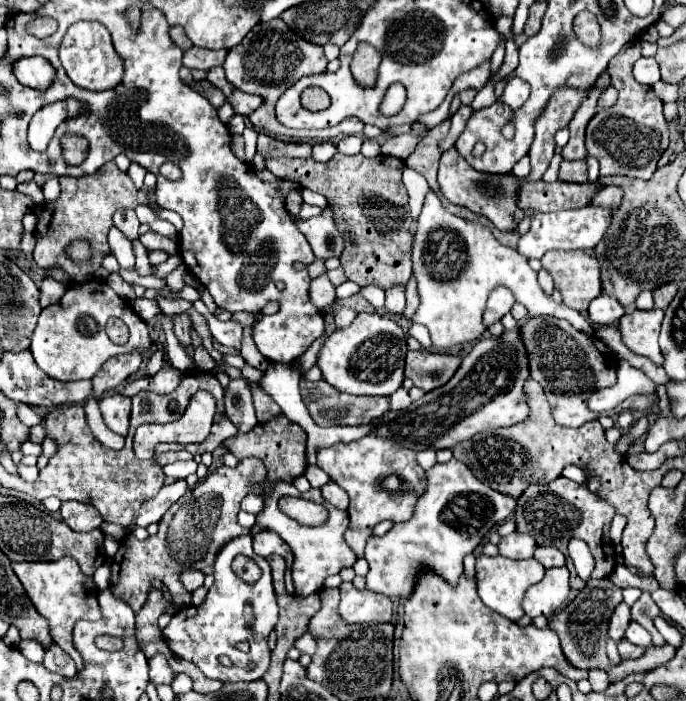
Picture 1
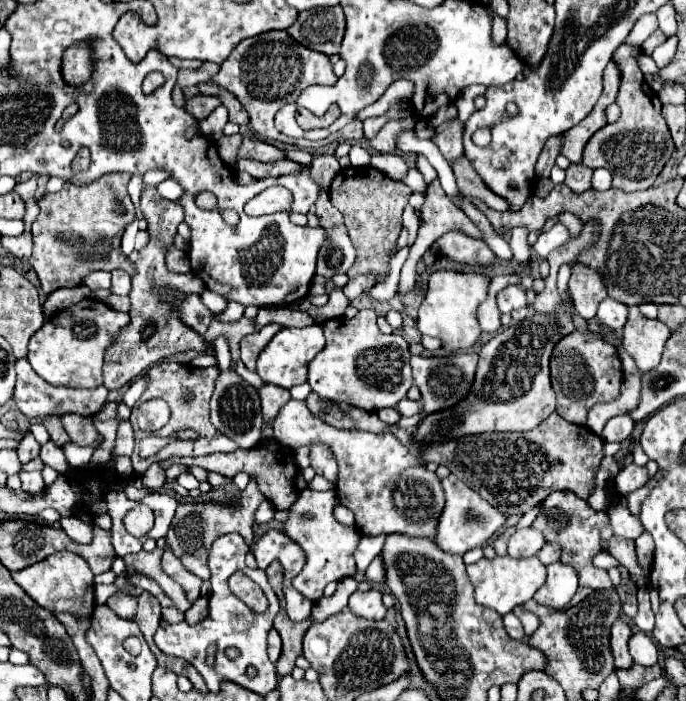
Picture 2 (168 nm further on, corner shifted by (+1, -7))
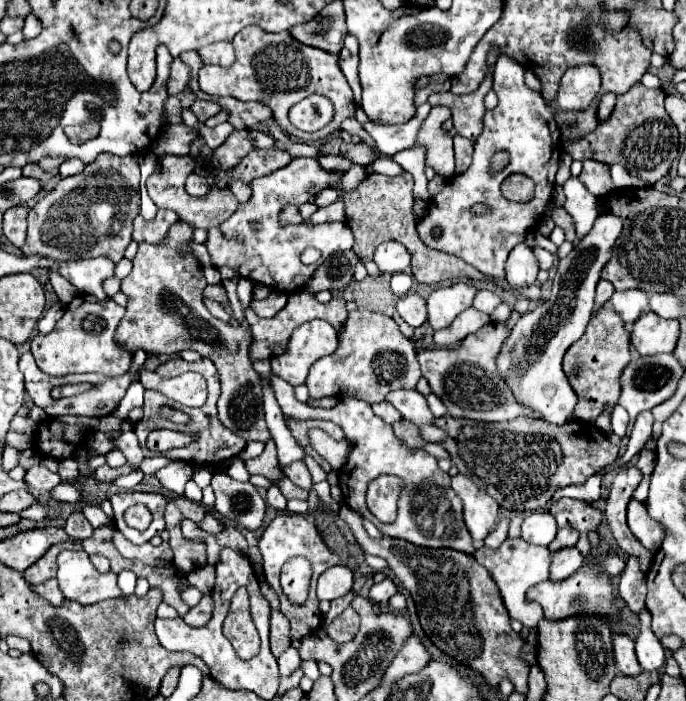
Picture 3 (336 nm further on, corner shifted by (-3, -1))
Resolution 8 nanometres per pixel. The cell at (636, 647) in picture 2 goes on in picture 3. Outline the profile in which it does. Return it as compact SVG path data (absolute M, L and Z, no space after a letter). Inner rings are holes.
M643 616L639 628L641 628L641 634L637 636L635 652L637 652L641 668L647 672L661 670L665 664L665 650L663 650L659 638L651 630L651 618Z

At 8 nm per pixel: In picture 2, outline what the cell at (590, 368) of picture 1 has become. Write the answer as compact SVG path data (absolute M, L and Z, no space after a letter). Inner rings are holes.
M571 332L561 338L551 354L551 388L557 396L557 412L571 424L583 426L587 412L597 402L611 402L619 398L623 368L617 350L597 334Z

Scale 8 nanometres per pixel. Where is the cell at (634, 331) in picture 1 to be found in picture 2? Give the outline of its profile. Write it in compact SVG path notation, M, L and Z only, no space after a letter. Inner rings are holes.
M637 306L629 308L629 318L623 328L623 348L641 372L649 372L661 362L663 342L669 332L661 320L647 320L639 314Z

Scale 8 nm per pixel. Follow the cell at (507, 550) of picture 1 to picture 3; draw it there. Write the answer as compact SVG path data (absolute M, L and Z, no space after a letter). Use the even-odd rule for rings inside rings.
M533 512L521 526L521 538L529 544L549 546L557 534L557 522L549 512Z

